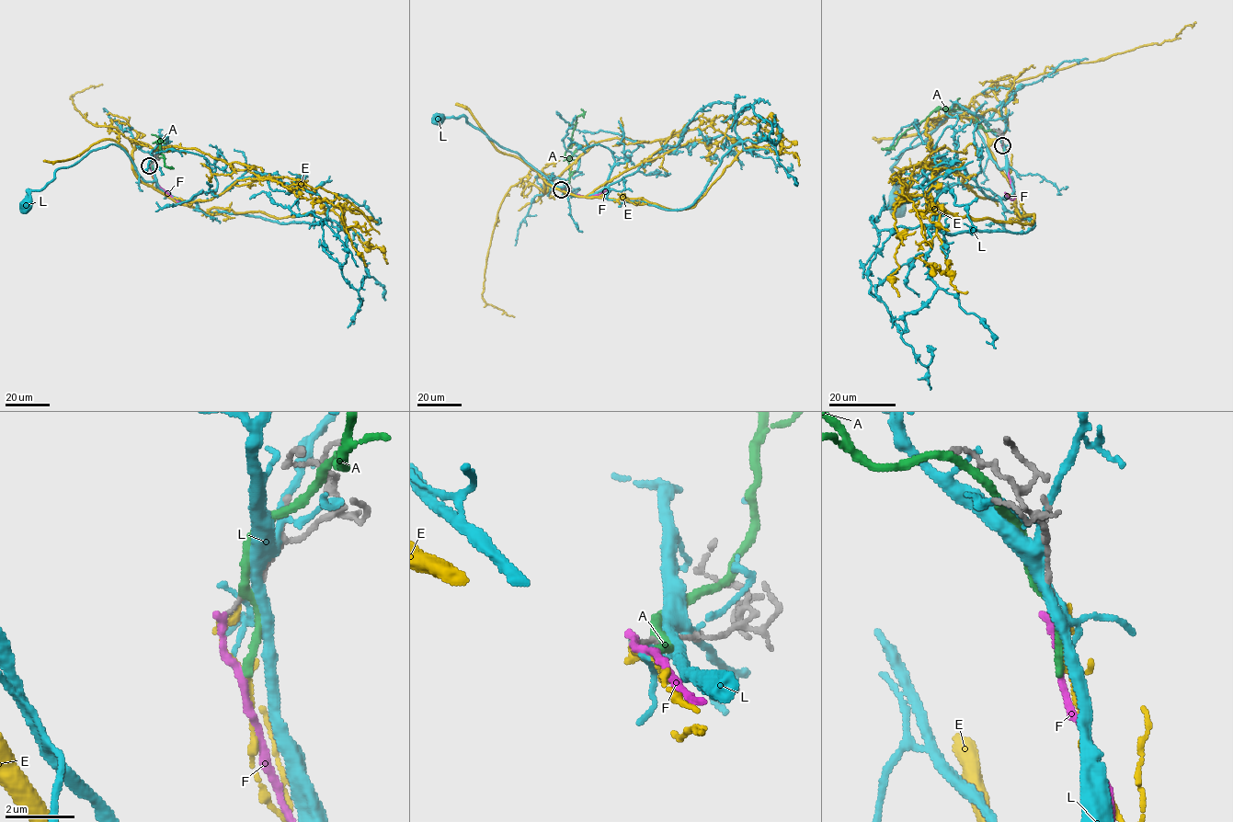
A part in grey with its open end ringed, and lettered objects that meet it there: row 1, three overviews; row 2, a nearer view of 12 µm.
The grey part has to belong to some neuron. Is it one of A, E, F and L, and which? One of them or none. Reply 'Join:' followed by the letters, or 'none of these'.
Join: none of these

